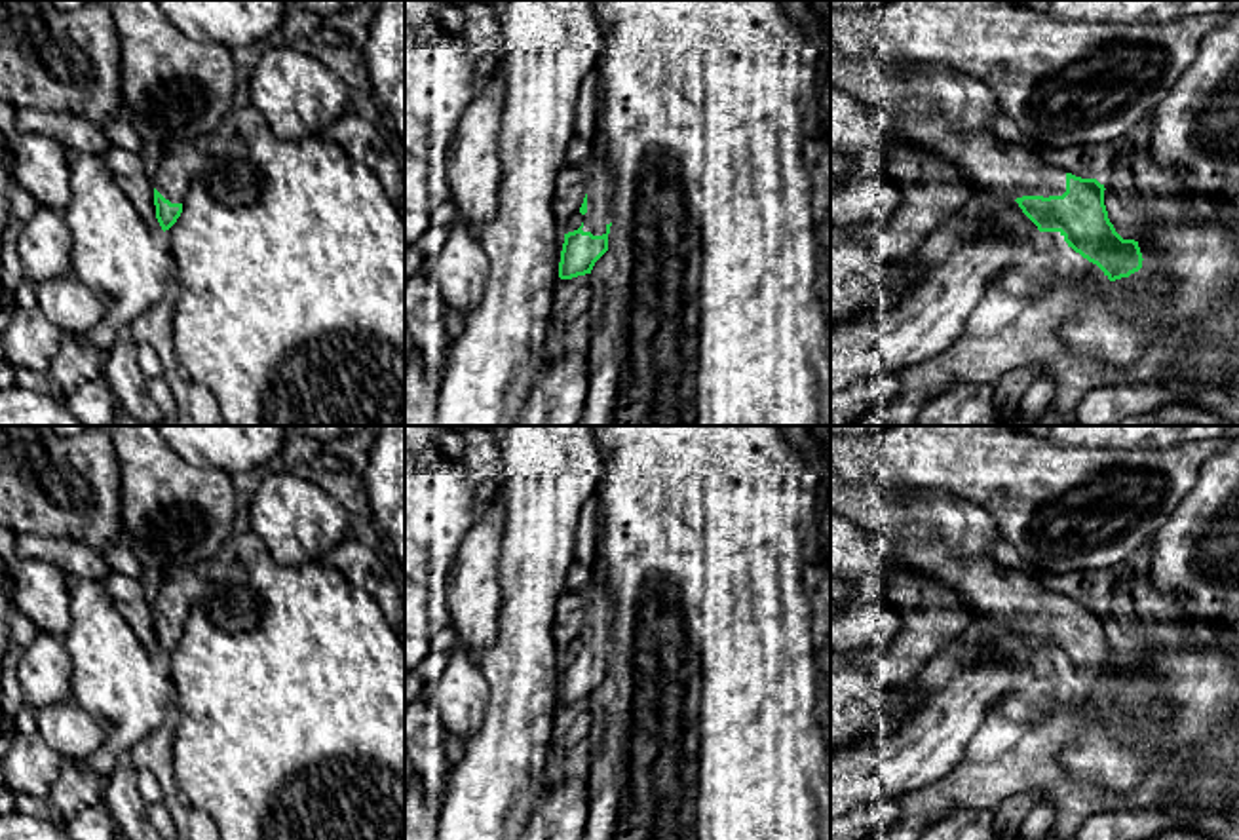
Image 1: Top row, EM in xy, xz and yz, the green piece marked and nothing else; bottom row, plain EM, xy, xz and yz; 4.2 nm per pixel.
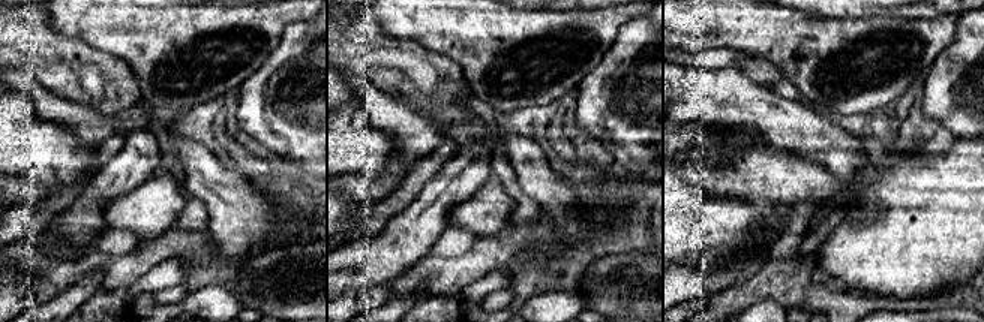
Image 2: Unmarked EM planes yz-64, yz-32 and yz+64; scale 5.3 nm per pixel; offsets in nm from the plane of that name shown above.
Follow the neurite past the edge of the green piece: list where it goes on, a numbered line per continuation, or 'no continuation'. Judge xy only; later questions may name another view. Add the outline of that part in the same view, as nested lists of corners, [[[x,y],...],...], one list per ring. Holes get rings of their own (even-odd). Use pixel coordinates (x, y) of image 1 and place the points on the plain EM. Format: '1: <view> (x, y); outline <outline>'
1: xy (171, 607); outline [[[177,578],[163,580],[152,610],[171,629],[182,629],[190,614],[190,599],[182,593]]]

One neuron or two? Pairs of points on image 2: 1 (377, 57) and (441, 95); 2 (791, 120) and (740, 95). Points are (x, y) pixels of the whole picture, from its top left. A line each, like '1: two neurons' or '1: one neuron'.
1: one neuron
2: one neuron

